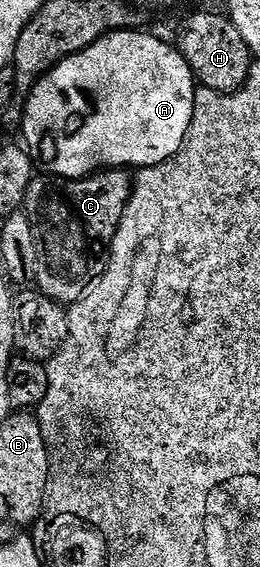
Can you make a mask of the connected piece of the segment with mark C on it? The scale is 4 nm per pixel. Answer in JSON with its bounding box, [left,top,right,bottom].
[27,168,133,304]

